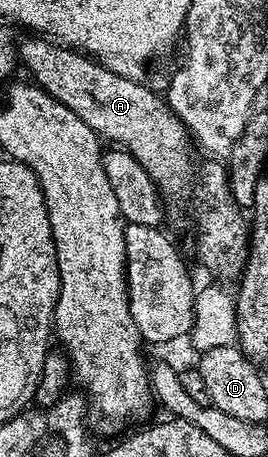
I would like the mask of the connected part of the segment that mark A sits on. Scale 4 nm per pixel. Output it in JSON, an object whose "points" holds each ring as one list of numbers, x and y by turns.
{"points":[[38,33,27,34,27,39,17,44,16,55,26,66,26,71,31,80,37,86,42,87,60,105,68,105,88,129,92,129,103,140,117,145,119,148,129,151,143,169,152,177,152,181,158,186,159,196,164,197,167,208,175,207,178,211,183,211,186,215,194,215,194,227,198,230,198,255,202,258,202,263,210,271,230,271,234,266,245,260,248,254,248,219,244,216,243,208,234,202,230,195,230,180,228,171,221,162,206,161,206,164,199,169,194,164,196,147,190,137,190,130,182,124,180,117,172,113,172,109,167,105,165,98,158,95,150,87,145,87,145,82,128,77,120,77,112,73,101,63,95,61,91,56,75,49,69,45,63,45,50,37,43,37]]}

